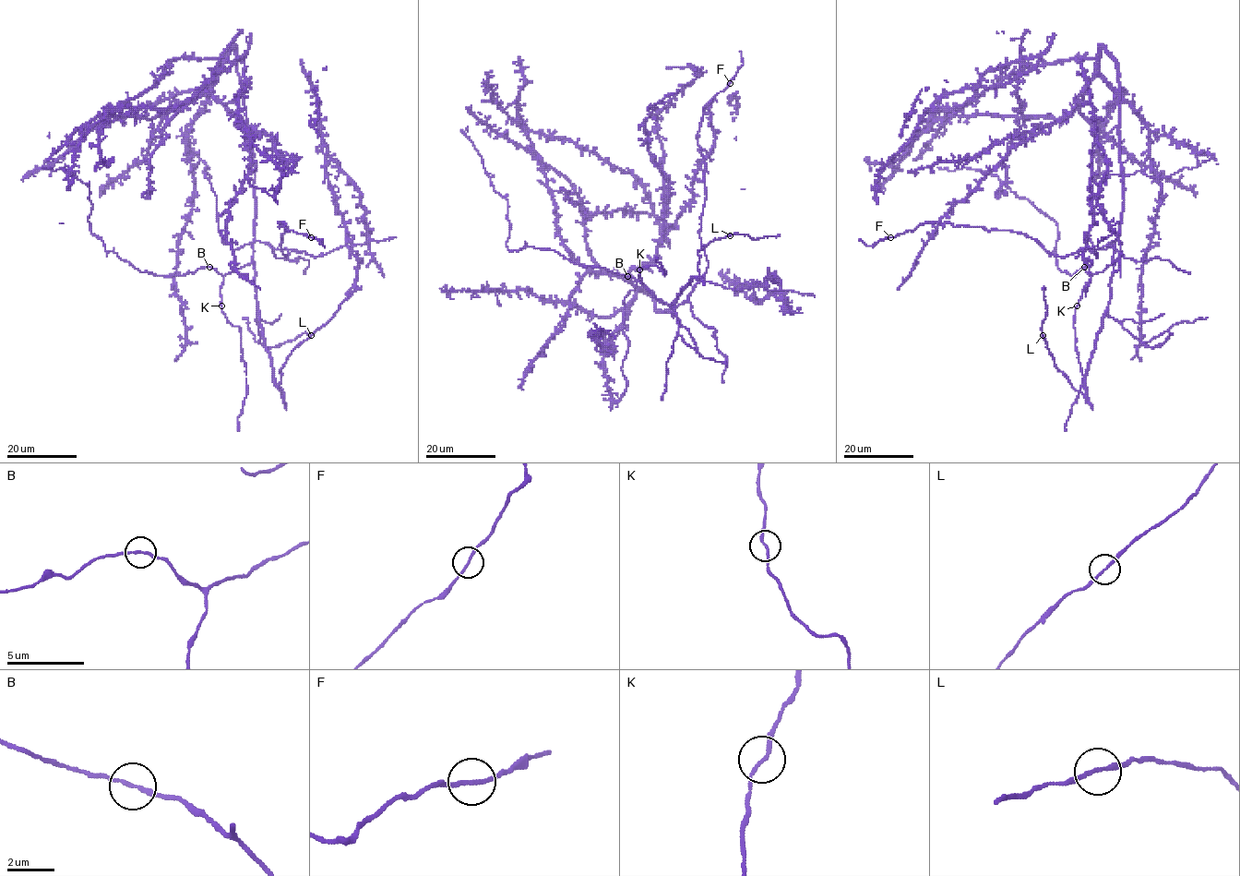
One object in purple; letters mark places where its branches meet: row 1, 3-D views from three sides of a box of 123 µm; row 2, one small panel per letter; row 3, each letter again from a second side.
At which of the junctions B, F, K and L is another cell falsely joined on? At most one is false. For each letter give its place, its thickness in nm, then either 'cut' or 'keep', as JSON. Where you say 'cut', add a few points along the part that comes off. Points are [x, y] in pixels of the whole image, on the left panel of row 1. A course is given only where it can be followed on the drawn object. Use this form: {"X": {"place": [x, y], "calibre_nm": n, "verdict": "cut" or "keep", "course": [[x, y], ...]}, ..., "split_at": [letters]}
{"B": {"place": [209, 267], "calibre_nm": 160, "verdict": "keep"}, "F": {"place": [311, 237], "calibre_nm": 160, "verdict": "keep"}, "K": {"place": [221, 306], "calibre_nm": 150, "verdict": "keep"}, "L": {"place": [311, 335], "calibre_nm": 160, "verdict": "keep"}, "split_at": []}

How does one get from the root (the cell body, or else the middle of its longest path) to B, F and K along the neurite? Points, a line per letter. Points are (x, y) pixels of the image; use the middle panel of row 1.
B: (603, 274), (623, 277), (652, 296), (657, 310), (670, 311), (673, 316), (671, 306), (627, 277)
F: (603, 274), (623, 277), (673, 316), (703, 280), (705, 161), (697, 133), (703, 108), (730, 83)
K: (603, 274), (623, 277), (652, 296), (657, 310), (673, 316), (672, 306), (642, 282), (639, 270)

